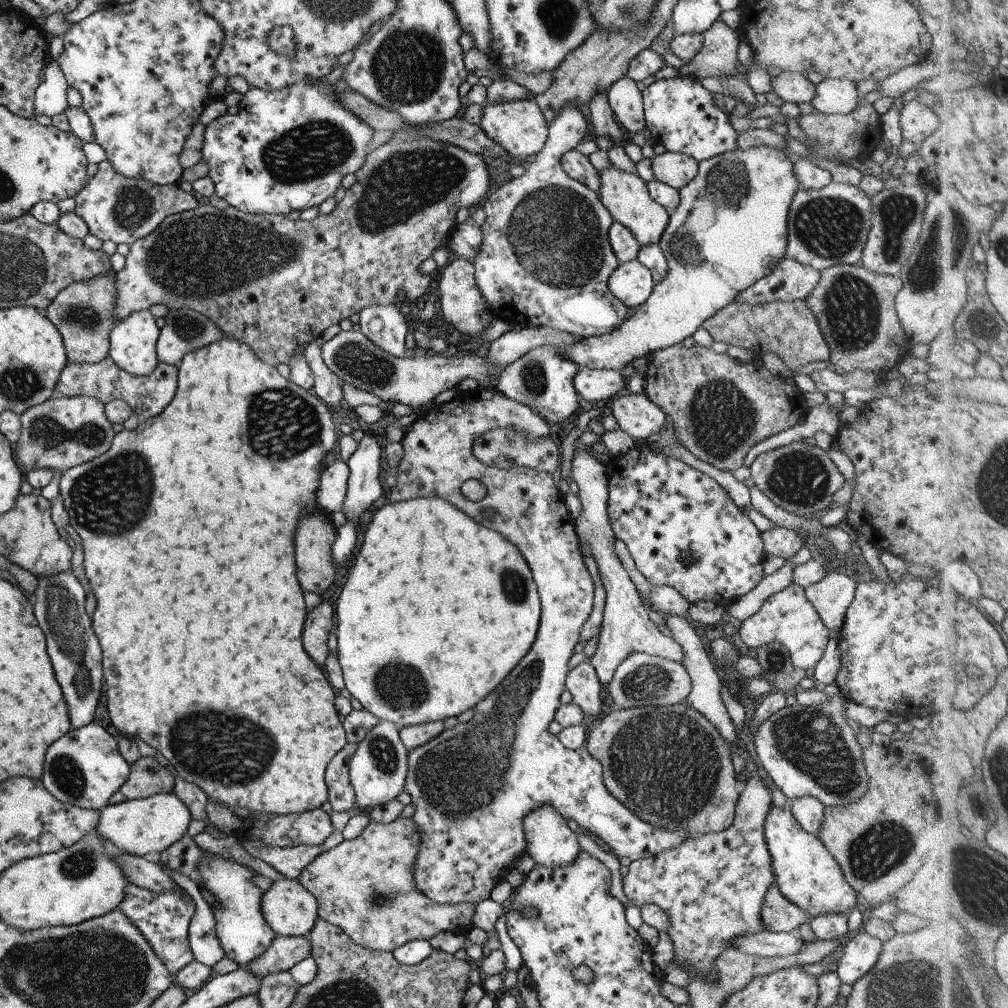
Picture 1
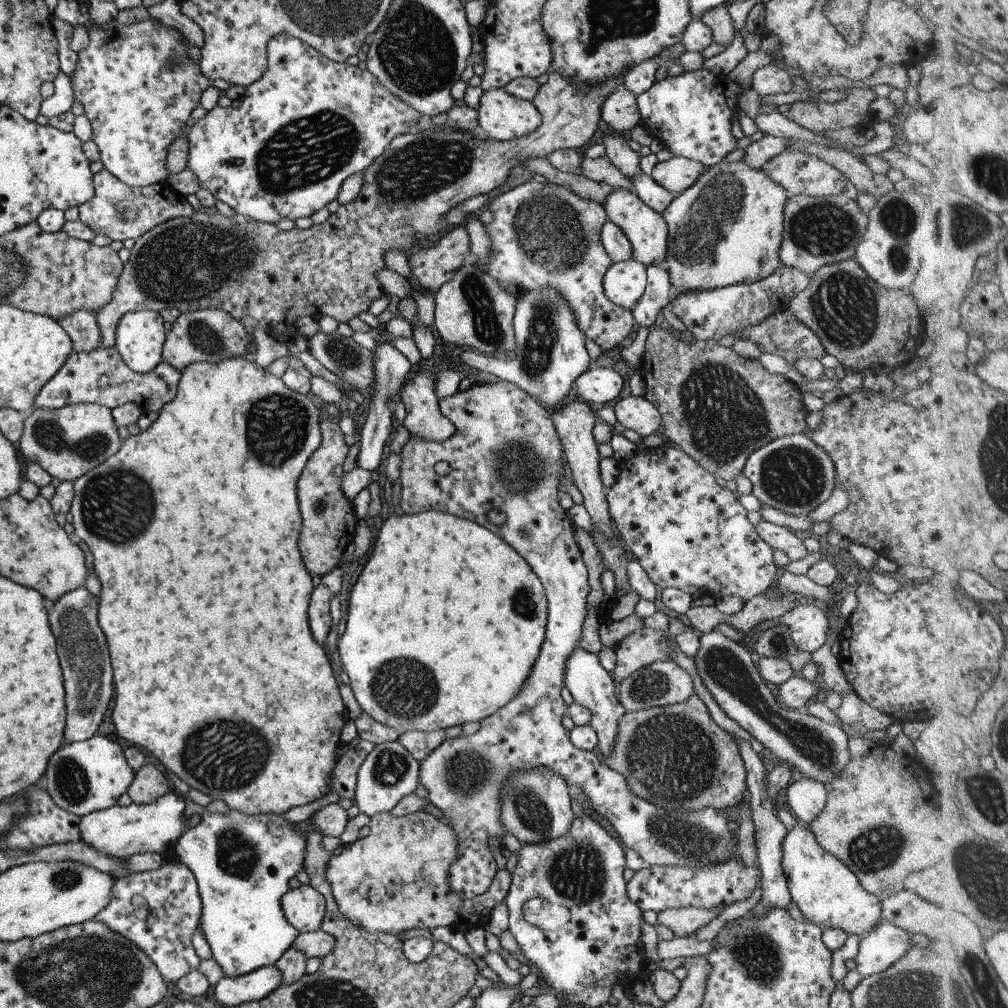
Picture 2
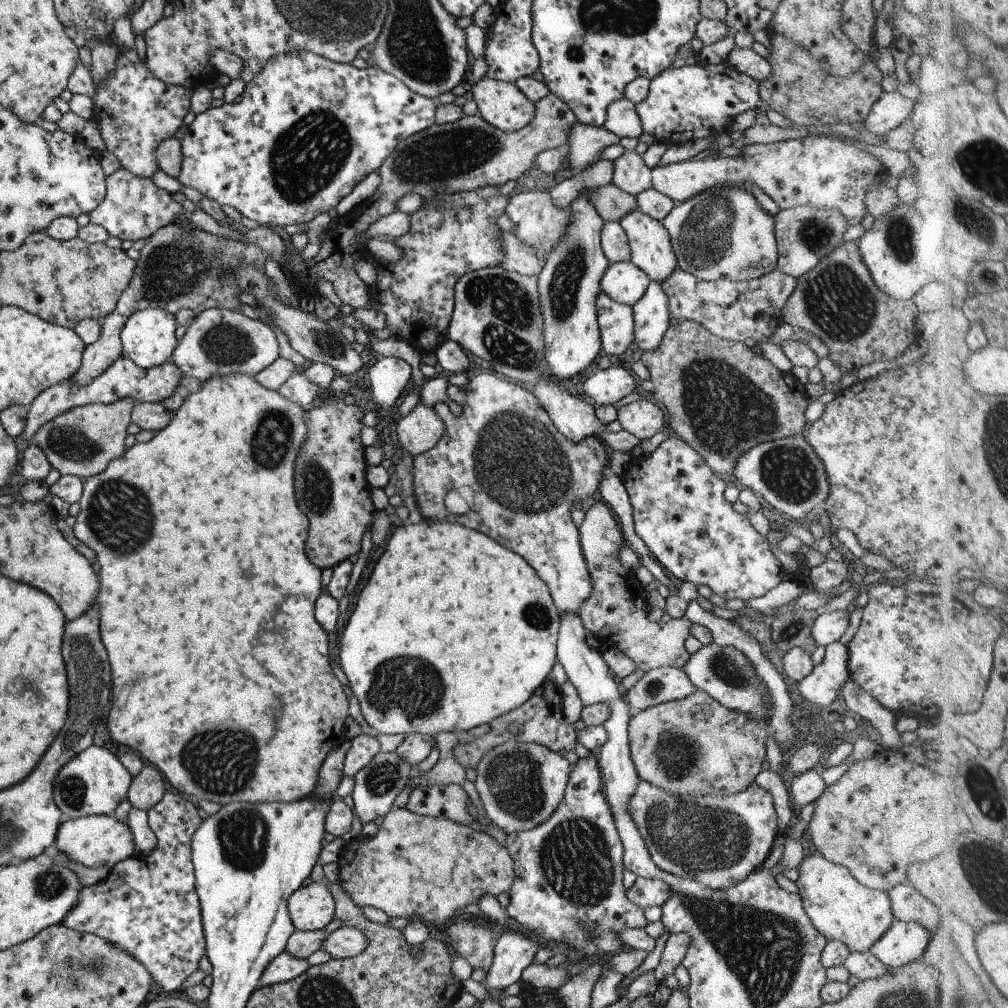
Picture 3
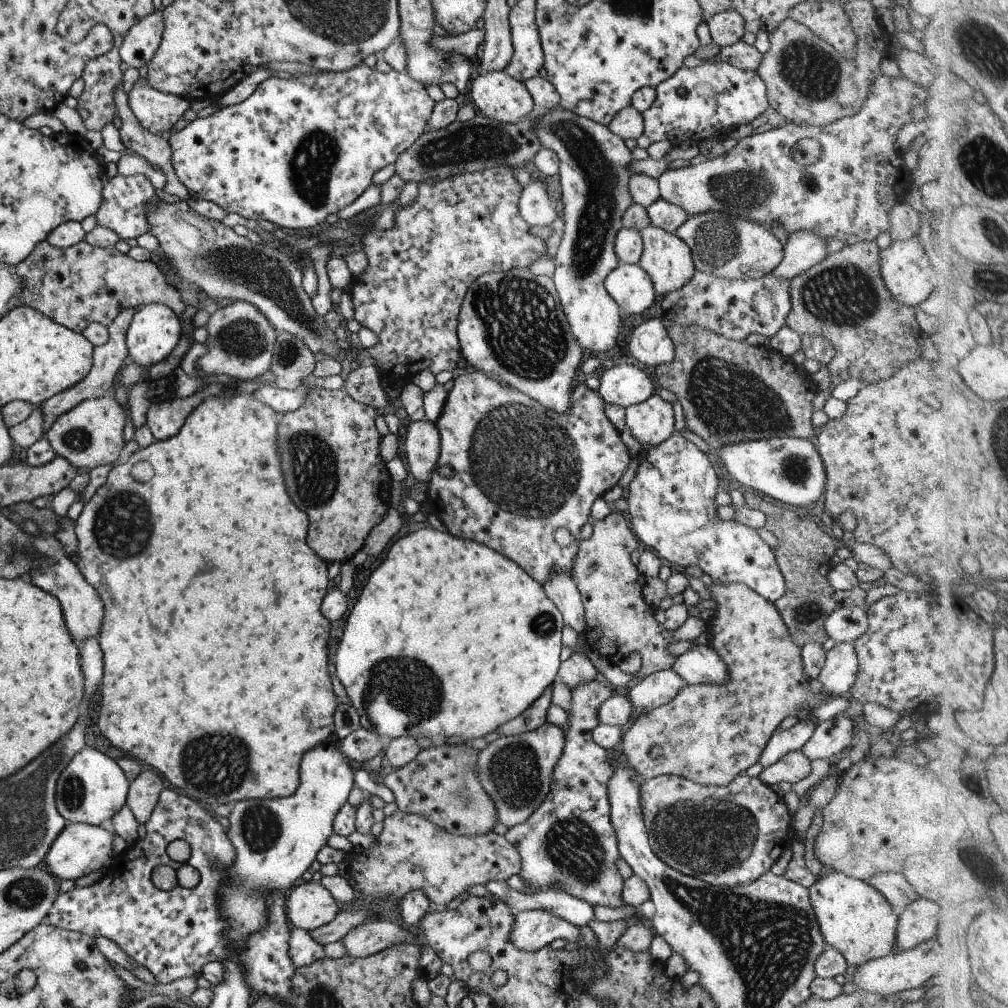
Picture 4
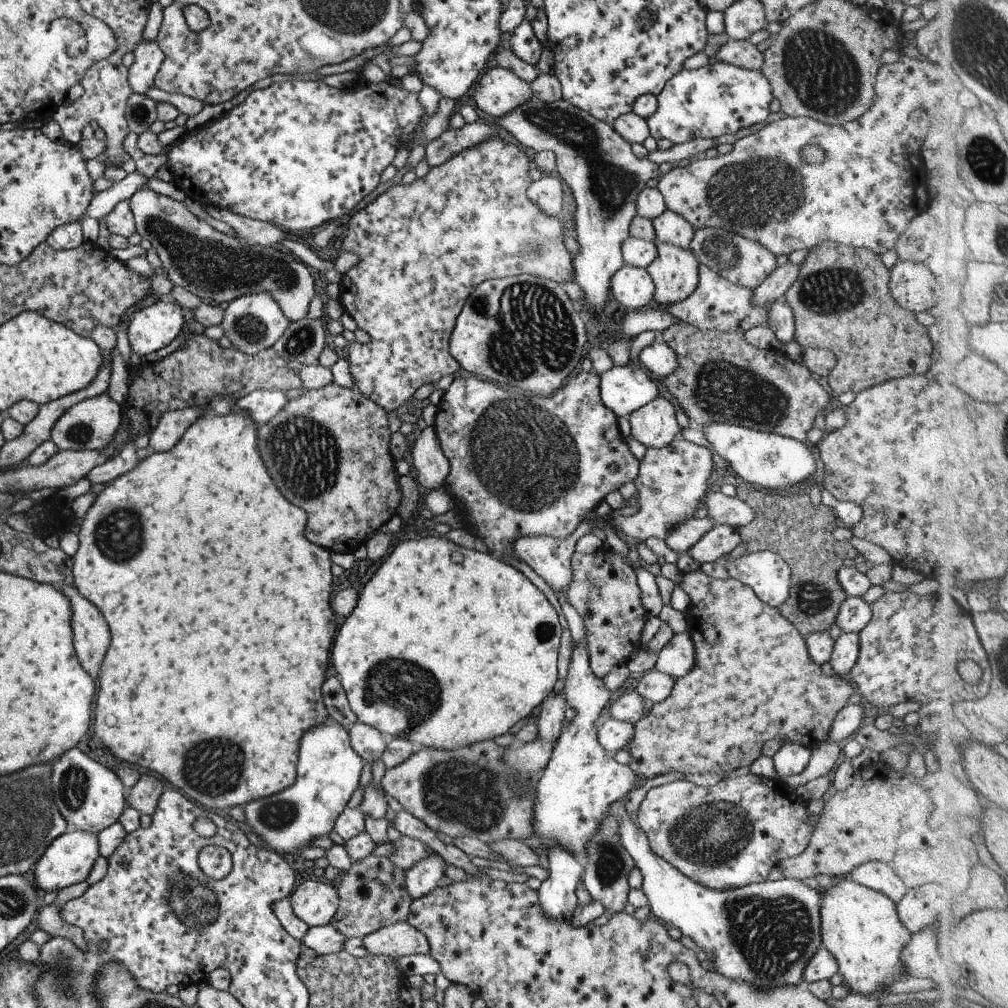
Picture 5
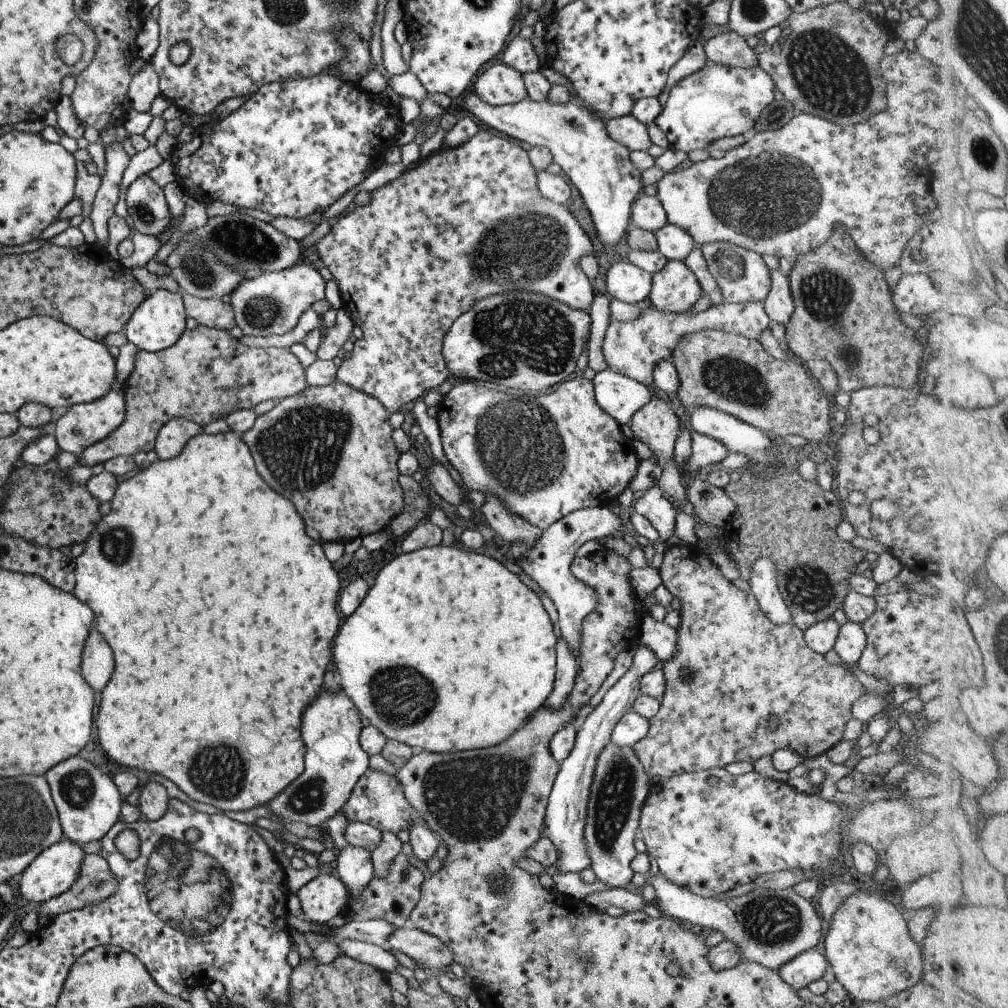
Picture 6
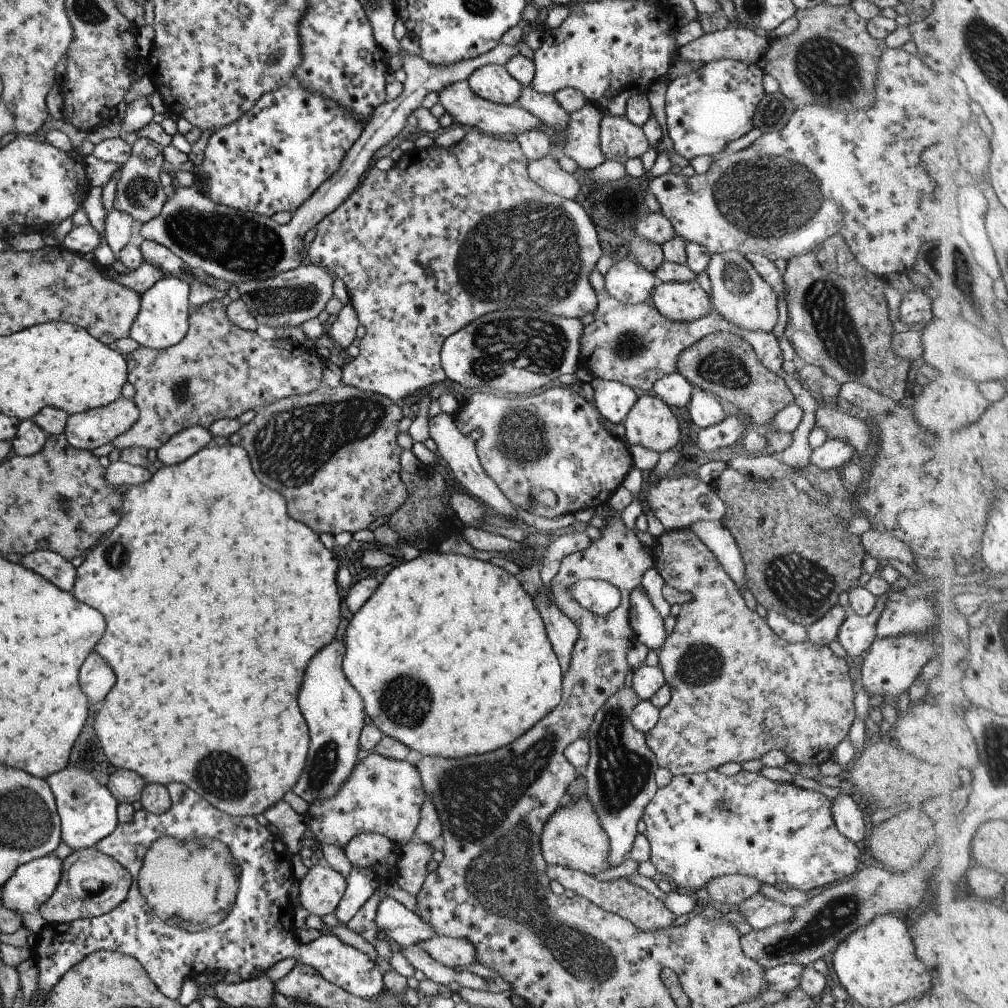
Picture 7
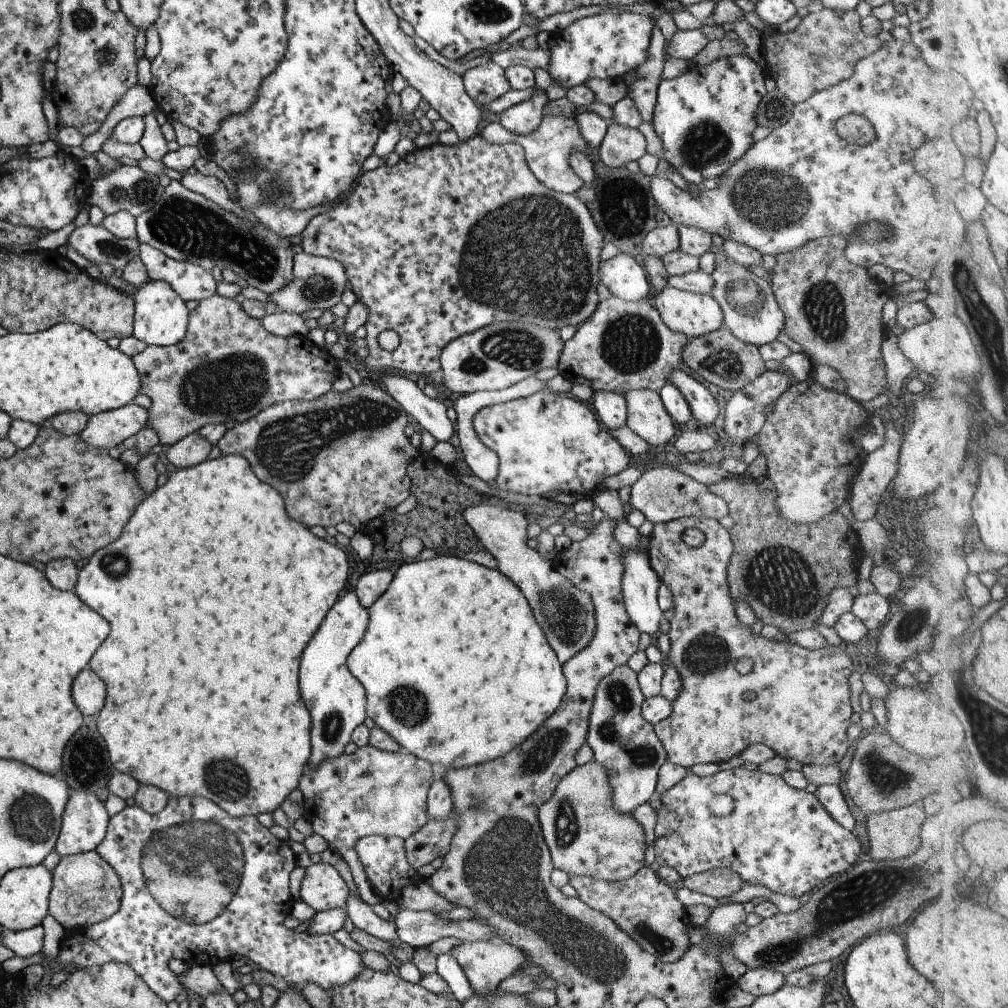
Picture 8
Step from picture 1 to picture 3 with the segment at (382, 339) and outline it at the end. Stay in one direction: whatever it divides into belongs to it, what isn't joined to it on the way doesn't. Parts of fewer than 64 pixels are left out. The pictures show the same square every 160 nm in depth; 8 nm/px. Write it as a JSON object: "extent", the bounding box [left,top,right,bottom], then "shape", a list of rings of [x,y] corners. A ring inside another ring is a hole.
{"extent":[367,357,411,430],"shape":[[[381,357],[377,359],[367,372],[369,377],[370,394],[376,405],[380,422],[378,430],[382,426],[387,427],[391,418],[391,412],[395,410],[395,401],[401,392],[405,390],[411,367],[407,362],[396,357]]]}

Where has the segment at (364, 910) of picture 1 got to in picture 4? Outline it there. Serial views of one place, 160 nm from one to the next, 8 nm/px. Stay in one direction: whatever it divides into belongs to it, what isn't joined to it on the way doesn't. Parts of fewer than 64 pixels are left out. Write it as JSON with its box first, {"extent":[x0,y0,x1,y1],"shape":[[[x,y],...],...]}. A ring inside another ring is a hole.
{"extent":[343,809,520,908],"shape":[[[397,809],[383,820],[383,829],[377,839],[377,845],[368,849],[355,847],[347,852],[343,861],[349,866],[349,874],[354,887],[361,894],[371,896],[375,900],[392,901],[400,898],[413,889],[422,890],[425,896],[438,908],[448,908],[465,895],[465,890],[474,884],[495,880],[506,880],[520,872],[520,856],[504,836],[489,832],[481,836],[465,838],[433,826],[423,817],[402,813]]]}

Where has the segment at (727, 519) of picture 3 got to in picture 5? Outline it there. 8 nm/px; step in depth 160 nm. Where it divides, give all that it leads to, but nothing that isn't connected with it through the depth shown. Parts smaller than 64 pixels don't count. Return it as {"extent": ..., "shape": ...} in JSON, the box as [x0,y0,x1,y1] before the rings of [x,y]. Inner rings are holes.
{"extent":[611,432,790,609],"shape":[[[680,432],[663,448],[647,449],[638,461],[638,473],[632,480],[638,496],[638,511],[628,517],[621,514],[614,517],[611,521],[614,531],[620,530],[629,539],[644,541],[657,537],[663,540],[674,524],[693,517],[693,511],[707,494],[707,478],[715,466],[711,453],[710,448],[684,440]],[[768,549],[765,551],[753,551],[752,553],[746,552],[736,560],[725,561],[725,558],[726,556],[723,556],[718,561],[721,566],[723,565],[727,569],[729,576],[746,584],[762,603],[777,609],[786,601],[790,581],[790,568],[777,553]]]}

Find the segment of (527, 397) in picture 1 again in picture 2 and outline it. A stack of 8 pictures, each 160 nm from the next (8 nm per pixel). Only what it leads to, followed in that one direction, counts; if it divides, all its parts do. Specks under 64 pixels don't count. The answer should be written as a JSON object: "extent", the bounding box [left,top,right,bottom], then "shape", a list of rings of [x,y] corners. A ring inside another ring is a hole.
{"extent":[460,287,589,411],"shape":[[[549,287],[523,292],[516,300],[512,327],[516,347],[511,358],[498,360],[493,355],[469,350],[460,354],[461,362],[516,384],[530,397],[537,399],[547,411],[559,408],[573,381],[589,366],[589,357],[583,345],[586,336],[577,326],[569,305],[557,291]]]}

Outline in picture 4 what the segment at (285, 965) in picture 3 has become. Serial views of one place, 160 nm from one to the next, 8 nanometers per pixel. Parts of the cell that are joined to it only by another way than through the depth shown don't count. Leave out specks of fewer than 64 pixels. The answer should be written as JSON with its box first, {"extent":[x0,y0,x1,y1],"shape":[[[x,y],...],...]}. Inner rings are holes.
{"extent":[288,928,324,968],"shape":[[[290,928],[288,940],[288,955],[294,968],[311,964],[314,960],[324,957],[324,946],[319,944],[311,935],[310,931],[302,928]]]}

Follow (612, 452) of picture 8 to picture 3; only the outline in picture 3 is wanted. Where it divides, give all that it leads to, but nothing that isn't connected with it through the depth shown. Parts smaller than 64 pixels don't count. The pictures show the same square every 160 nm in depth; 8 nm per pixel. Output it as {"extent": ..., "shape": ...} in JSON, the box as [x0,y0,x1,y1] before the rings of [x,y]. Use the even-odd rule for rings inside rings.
{"extent":[411,372,609,615],"shape":[[[488,372],[474,376],[466,385],[469,388],[467,394],[454,385],[448,385],[446,390],[446,397],[461,406],[459,416],[455,416],[443,402],[432,408],[443,423],[444,431],[433,448],[411,458],[411,500],[423,519],[463,525],[518,554],[547,587],[558,615],[569,611],[578,614],[580,604],[591,592],[591,581],[578,541],[578,528],[571,521],[569,512],[572,507],[578,507],[582,499],[596,497],[599,481],[604,477],[601,471],[608,466],[609,454],[605,453],[602,442],[595,434],[576,443],[563,436],[541,408],[535,395],[519,384],[507,382]],[[465,486],[473,494],[473,506],[461,516],[447,514],[442,505],[443,490],[457,490]]]}

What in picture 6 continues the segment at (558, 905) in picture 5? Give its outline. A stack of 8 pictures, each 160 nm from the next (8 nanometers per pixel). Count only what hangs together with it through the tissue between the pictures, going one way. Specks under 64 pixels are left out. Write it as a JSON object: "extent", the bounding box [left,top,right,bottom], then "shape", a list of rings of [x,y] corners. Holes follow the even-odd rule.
{"extent":[540,644,657,874],"shape":[[[637,644],[633,654],[631,666],[627,672],[605,692],[601,702],[593,708],[585,719],[580,720],[576,726],[575,740],[573,748],[567,757],[560,763],[551,791],[547,798],[545,812],[543,812],[543,825],[540,836],[549,838],[549,842],[557,850],[557,860],[553,862],[553,867],[557,874],[579,874],[585,868],[590,868],[585,844],[582,838],[584,823],[586,818],[586,803],[589,799],[589,788],[593,780],[593,772],[597,756],[605,748],[605,744],[610,741],[613,726],[621,719],[623,714],[631,711],[631,706],[635,698],[640,695],[639,678],[652,670],[657,664],[657,658],[653,650],[645,644]]]}

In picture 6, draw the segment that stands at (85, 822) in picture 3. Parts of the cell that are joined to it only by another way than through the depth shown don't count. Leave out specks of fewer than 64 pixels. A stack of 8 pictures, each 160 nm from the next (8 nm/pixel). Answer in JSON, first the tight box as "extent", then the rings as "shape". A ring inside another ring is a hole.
{"extent":[17,839,85,903],"shape":[[[69,839],[59,840],[55,844],[48,846],[44,851],[41,851],[25,868],[19,876],[19,883],[17,884],[21,898],[25,898],[27,902],[40,903],[41,901],[49,900],[56,897],[59,893],[65,892],[73,881],[77,878],[80,862],[85,855],[81,850],[81,846]]]}

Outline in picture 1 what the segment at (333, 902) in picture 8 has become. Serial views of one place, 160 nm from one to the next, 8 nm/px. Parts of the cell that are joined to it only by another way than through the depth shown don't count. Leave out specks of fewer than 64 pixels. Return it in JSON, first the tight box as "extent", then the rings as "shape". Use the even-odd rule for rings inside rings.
{"extent":[260,879,317,936],"shape":[[[296,879],[273,882],[260,897],[260,909],[279,936],[307,936],[317,920],[315,897]]]}

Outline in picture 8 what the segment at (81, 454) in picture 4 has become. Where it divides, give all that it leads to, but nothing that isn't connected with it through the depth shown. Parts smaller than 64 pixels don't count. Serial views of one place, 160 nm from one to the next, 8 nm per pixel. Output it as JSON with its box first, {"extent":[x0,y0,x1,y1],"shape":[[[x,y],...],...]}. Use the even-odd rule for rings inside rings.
{"extent":[79,403,148,449],"shape":[[[127,403],[88,417],[79,436],[93,448],[109,449],[137,434],[148,422],[148,410]]]}

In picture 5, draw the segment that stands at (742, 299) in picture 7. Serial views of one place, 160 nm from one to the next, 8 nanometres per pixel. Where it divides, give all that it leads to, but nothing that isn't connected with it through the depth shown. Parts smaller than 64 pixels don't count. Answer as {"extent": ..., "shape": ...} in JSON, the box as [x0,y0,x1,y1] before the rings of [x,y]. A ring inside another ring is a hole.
{"extent":[689,229,777,290],"shape":[[[695,229],[689,243],[689,251],[697,261],[713,270],[721,278],[734,285],[753,290],[777,267],[775,257],[757,241],[746,239],[734,232],[720,235],[715,229]]]}

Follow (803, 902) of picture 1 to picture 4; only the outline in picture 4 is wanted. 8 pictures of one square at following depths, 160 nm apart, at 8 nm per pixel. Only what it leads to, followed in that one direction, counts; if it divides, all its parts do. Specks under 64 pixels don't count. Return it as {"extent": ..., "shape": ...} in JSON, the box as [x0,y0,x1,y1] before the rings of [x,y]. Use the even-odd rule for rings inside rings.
{"extent":[807,870,898,969],"shape":[[[824,870],[807,890],[822,940],[841,953],[849,969],[894,952],[898,915],[870,884],[839,871]]]}

